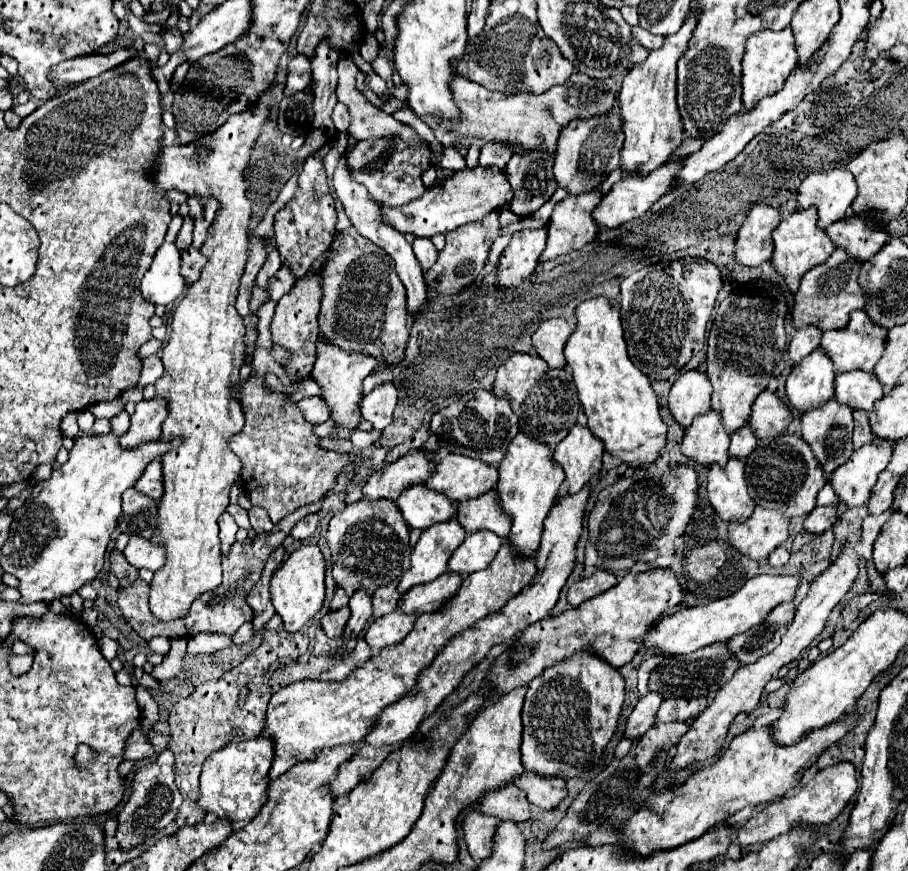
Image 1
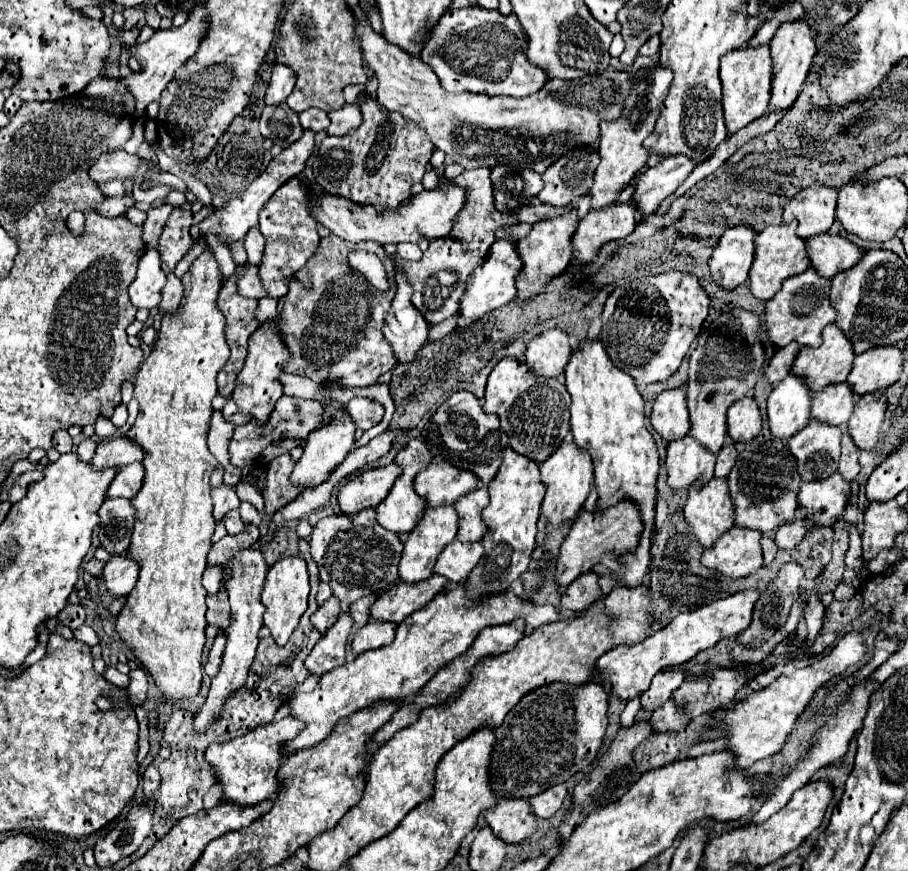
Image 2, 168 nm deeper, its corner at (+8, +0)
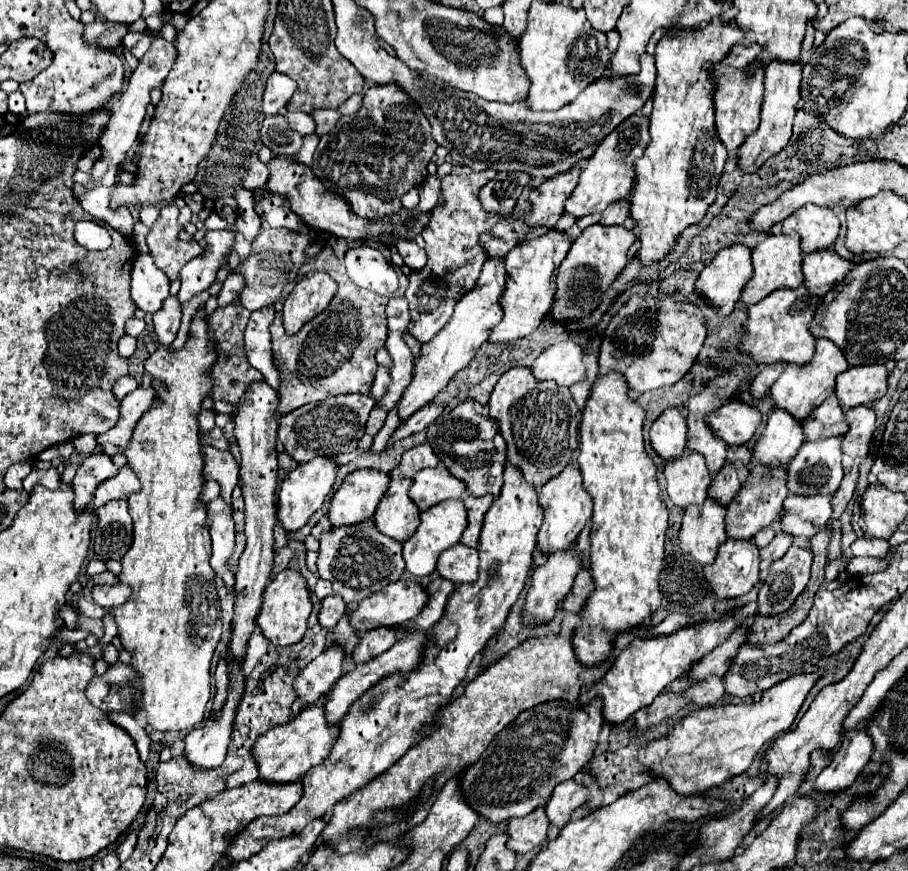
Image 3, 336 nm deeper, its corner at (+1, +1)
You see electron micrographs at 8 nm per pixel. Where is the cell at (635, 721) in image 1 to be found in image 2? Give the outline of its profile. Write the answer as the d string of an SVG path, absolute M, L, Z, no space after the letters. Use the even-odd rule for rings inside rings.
M681 664L673 670L659 672L653 678L649 690L641 694L641 704L647 712L653 712L655 708L659 708L665 700L669 700L673 696L673 690L677 690L685 680L685 668L687 668L687 664Z

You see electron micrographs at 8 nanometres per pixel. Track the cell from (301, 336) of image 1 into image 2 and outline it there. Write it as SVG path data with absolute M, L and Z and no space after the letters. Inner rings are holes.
M277 322L263 324L259 330L253 332L253 336L249 340L249 354L247 354L245 366L237 374L231 398L237 404L239 412L251 416L251 420L257 422L259 426L263 426L269 420L269 416L273 412L273 404L283 396L283 388L281 388L277 376L283 372L285 360L289 360L289 350L285 348L285 344L279 336Z

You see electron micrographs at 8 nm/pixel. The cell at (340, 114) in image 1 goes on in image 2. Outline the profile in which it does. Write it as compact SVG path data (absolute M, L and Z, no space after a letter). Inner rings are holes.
M309 108L299 114L299 124L303 126L303 130L321 132L329 126L329 118L327 118L327 112L321 112L319 108Z

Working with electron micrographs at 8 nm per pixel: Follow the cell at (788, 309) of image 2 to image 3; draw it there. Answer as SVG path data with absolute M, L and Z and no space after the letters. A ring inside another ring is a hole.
M806 285L796 289L776 289L772 295L764 297L760 303L748 307L746 337L742 339L742 351L750 353L756 363L808 363L816 351L816 337L810 333L810 323L816 315L822 297L812 295Z

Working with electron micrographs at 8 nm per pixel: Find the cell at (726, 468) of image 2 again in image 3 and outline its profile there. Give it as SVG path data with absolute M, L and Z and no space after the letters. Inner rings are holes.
M726 463L718 473L716 473L716 477L712 479L712 485L710 485L710 489L708 489L708 495L712 497L712 499L716 499L718 503L724 503L724 505L728 505L732 499L734 499L734 495L736 495L736 491L740 489L740 477L738 477L738 471L736 471L736 467L734 467L734 463Z

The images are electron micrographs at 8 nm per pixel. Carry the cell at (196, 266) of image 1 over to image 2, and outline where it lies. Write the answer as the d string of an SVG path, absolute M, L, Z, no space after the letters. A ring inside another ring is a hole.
M167 274L167 284L161 290L161 304L157 306L159 314L173 314L179 308L183 298L183 284L175 274Z

